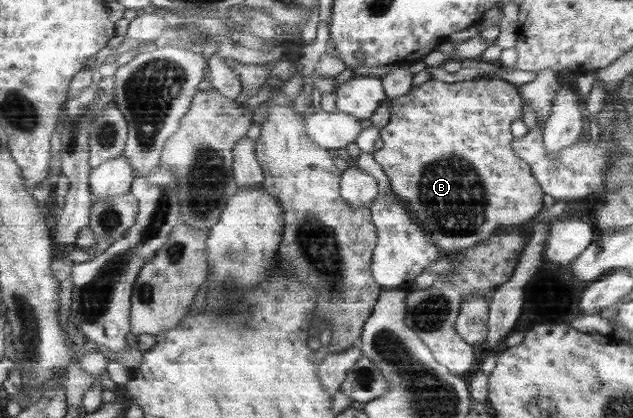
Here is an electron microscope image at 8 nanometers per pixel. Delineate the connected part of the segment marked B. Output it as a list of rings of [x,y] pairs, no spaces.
[[[429,78],[407,95],[390,98],[390,122],[381,130],[384,146],[374,153],[375,159],[388,175],[392,191],[442,250],[451,253],[474,247],[501,227],[527,224],[545,208],[542,185],[514,150],[512,123],[523,117],[518,88],[501,79],[445,83]]]

